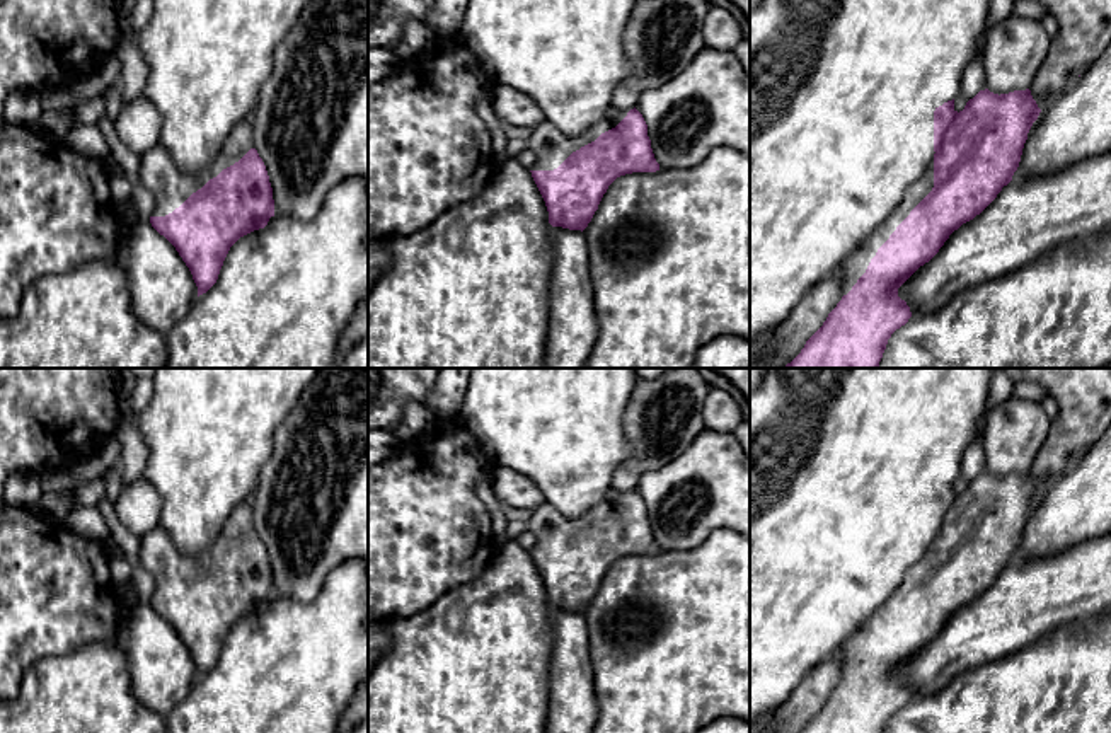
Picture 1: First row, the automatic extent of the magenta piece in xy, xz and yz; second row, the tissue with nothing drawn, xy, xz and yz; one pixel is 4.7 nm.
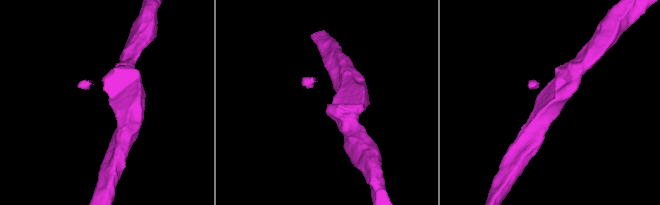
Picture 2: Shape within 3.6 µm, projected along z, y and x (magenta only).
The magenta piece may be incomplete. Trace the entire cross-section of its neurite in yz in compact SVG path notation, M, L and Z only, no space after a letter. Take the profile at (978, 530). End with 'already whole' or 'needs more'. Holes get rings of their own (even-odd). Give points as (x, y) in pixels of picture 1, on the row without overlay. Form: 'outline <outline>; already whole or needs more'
outline M988 470L980 472L959 494L954 491L954 481L935 489L932 573L878 631L866 655L801 733L884 733L891 716L912 699L910 689L898 678L898 670L939 634L954 612L980 597L1012 563L1039 494L1029 470L1000 477Z; already whole

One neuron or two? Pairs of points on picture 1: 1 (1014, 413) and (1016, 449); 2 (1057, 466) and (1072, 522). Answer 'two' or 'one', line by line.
1: one
2: two

